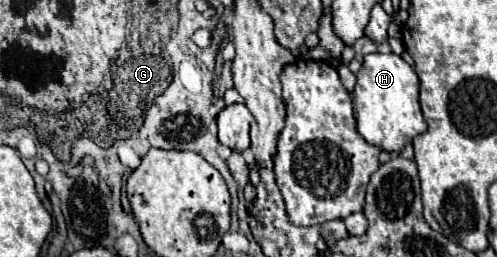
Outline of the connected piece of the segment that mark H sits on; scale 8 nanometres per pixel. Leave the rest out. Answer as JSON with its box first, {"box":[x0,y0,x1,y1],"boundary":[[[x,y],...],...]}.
{"box":[353,54,427,154],"boundary":[[[367,54],[361,70],[357,72],[357,84],[353,90],[357,132],[369,144],[389,152],[399,154],[415,136],[427,130],[419,106],[419,78],[415,70],[397,54]]]}

